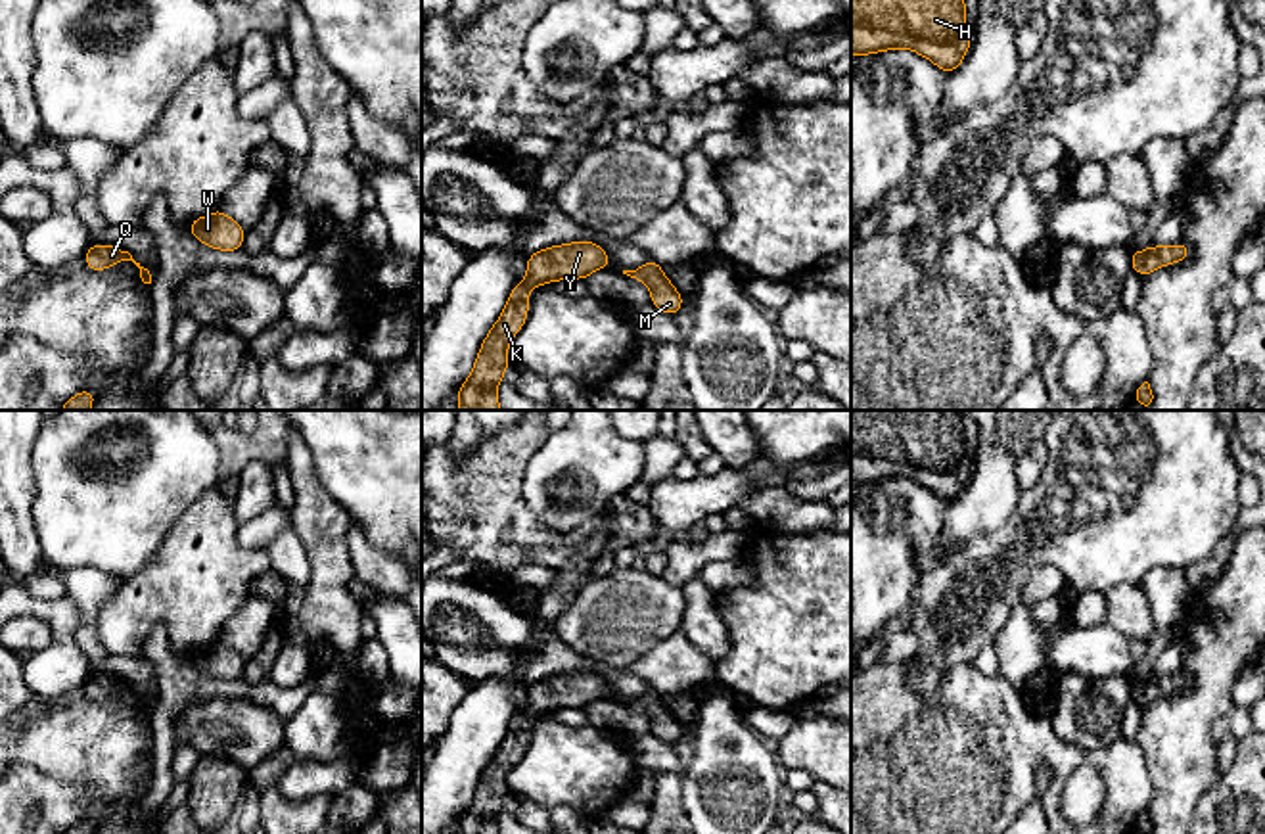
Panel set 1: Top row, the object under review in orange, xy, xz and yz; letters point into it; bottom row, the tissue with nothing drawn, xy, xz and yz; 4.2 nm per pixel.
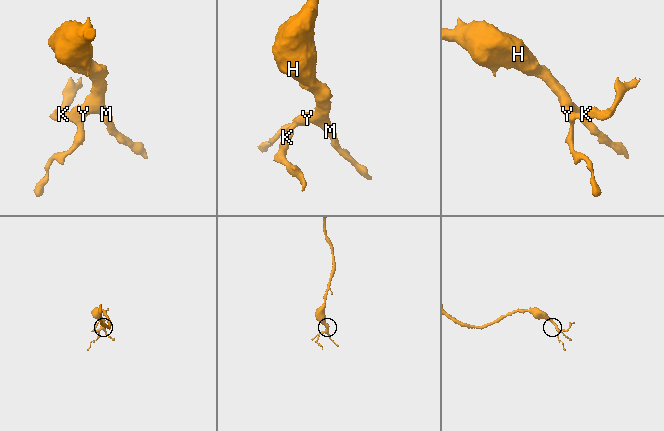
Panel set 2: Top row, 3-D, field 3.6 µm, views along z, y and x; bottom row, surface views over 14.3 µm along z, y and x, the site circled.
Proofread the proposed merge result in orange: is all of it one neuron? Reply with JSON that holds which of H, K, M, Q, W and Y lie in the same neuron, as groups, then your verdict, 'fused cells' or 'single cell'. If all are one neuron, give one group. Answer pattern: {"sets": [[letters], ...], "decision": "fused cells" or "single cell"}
{"sets": [["H", "K", "M", "Q", "W", "Y"]], "decision": "single cell"}

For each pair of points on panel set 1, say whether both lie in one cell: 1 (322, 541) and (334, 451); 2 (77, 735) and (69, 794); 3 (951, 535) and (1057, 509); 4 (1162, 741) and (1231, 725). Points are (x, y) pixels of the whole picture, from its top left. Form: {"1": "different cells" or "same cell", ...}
{"1": "different cells", "2": "different cells", "3": "different cells", "4": "different cells"}

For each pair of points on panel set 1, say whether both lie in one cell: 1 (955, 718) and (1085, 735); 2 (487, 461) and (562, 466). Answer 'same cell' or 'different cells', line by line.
1: different cells
2: different cells

